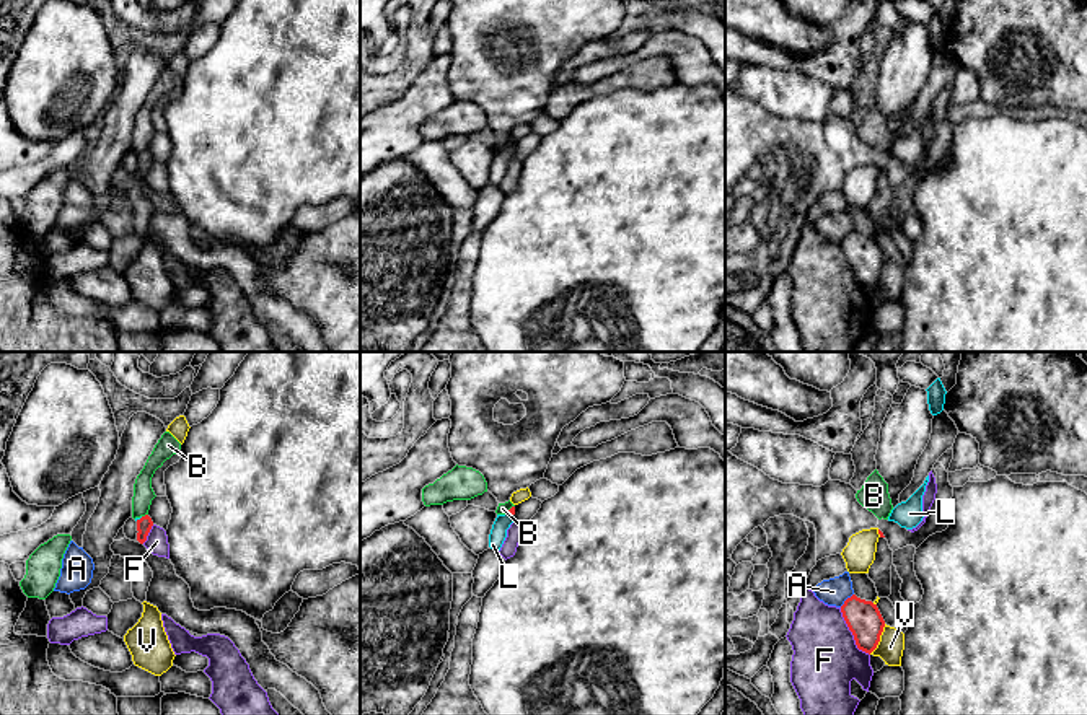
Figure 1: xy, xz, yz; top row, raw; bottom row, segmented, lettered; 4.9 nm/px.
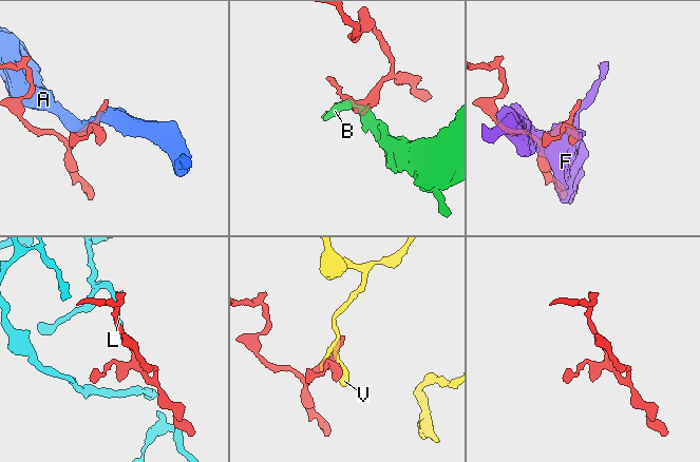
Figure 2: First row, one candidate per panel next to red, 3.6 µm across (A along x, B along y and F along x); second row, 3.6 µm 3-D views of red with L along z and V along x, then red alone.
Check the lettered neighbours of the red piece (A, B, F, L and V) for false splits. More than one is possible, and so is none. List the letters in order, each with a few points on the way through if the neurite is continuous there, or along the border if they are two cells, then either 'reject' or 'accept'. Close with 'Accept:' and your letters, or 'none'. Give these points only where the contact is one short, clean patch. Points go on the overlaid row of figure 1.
A: reject
B: border along xy (147, 513), (142, 517); reject
F: reject
L: runs through xz (512, 510), (509, 515), (497, 535); accept
V: reject
Accept: L

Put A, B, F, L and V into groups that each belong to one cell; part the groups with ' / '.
A / B / F / L / V

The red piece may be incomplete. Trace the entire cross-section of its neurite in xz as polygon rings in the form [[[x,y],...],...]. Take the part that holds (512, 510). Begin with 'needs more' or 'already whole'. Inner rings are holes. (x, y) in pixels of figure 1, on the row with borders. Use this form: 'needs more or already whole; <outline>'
needs more; [[[512,507],[505,515],[497,515],[491,534],[489,534],[489,547],[494,551],[500,551],[505,537],[507,529],[513,523],[515,507]]]

